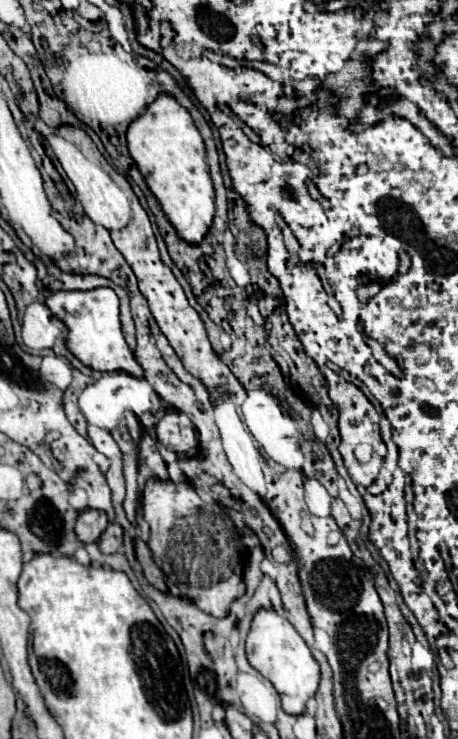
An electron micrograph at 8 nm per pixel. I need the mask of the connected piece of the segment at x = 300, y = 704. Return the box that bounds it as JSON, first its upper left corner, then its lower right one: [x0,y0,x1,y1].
[246,610,320,716]

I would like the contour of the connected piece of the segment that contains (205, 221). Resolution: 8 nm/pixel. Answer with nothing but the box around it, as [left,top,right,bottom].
[128,94,214,242]

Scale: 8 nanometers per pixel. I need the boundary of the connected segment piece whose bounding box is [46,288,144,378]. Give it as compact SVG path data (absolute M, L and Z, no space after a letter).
M92 288L92 290L58 290L46 298L46 306L68 326L68 350L92 370L114 372L124 370L132 376L142 376L144 370L136 362L130 346L126 344L120 318L118 318L118 296L112 288Z

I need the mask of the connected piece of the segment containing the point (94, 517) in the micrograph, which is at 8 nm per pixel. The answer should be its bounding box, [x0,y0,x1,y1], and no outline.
[76,510,108,544]

